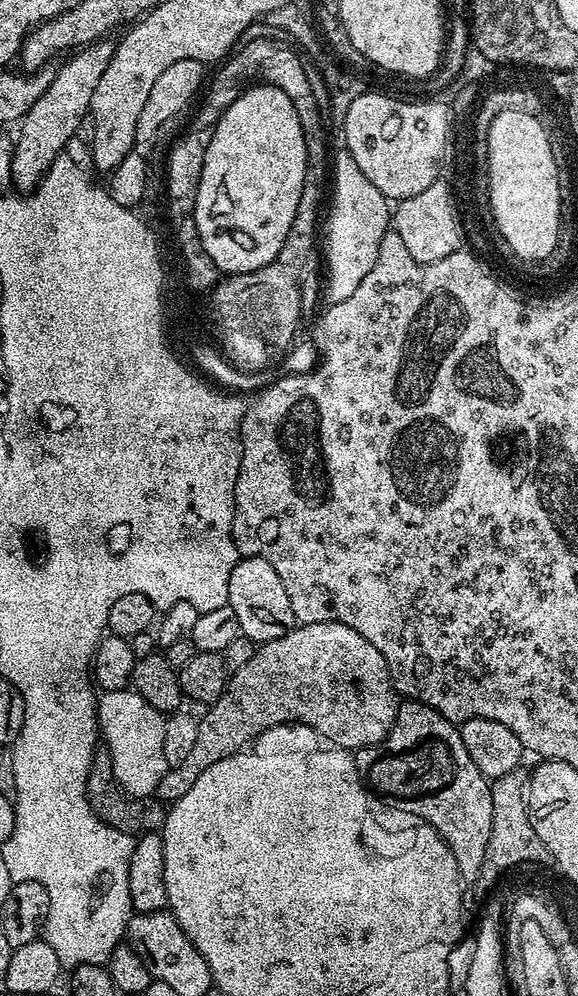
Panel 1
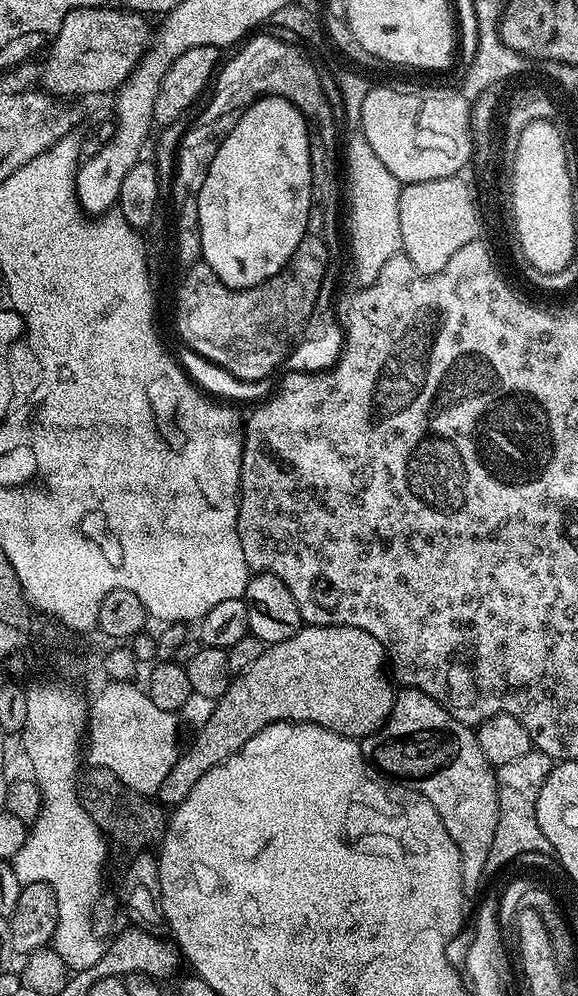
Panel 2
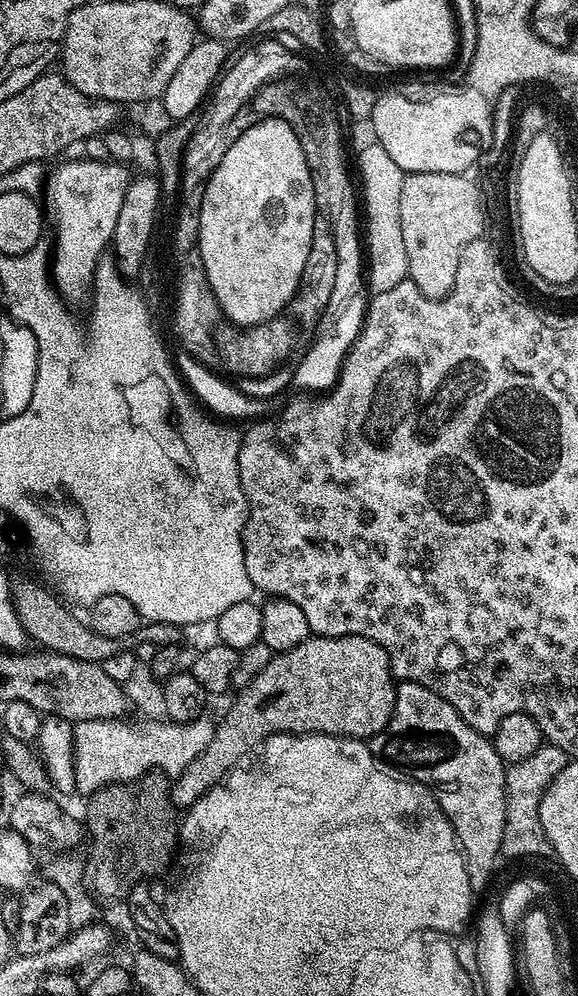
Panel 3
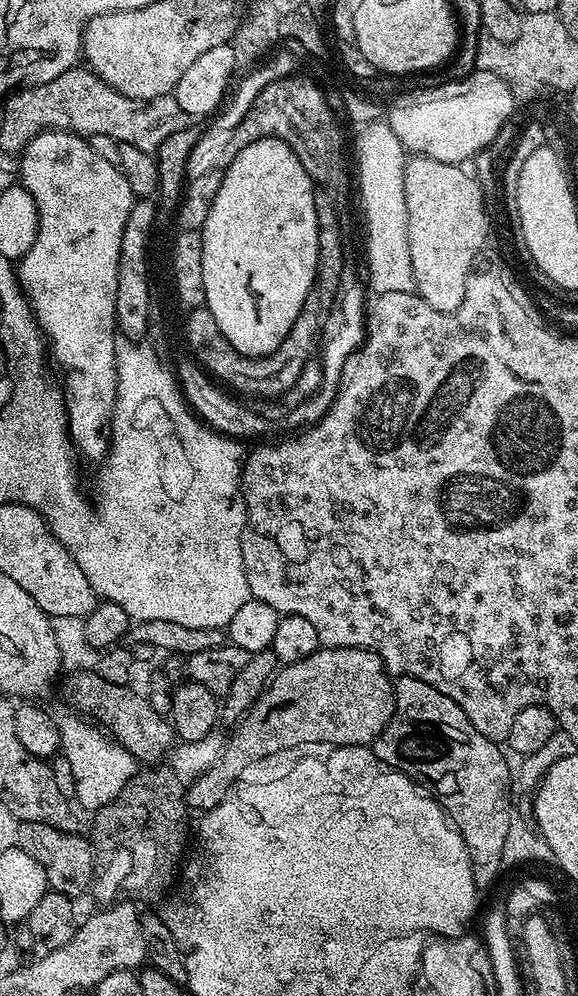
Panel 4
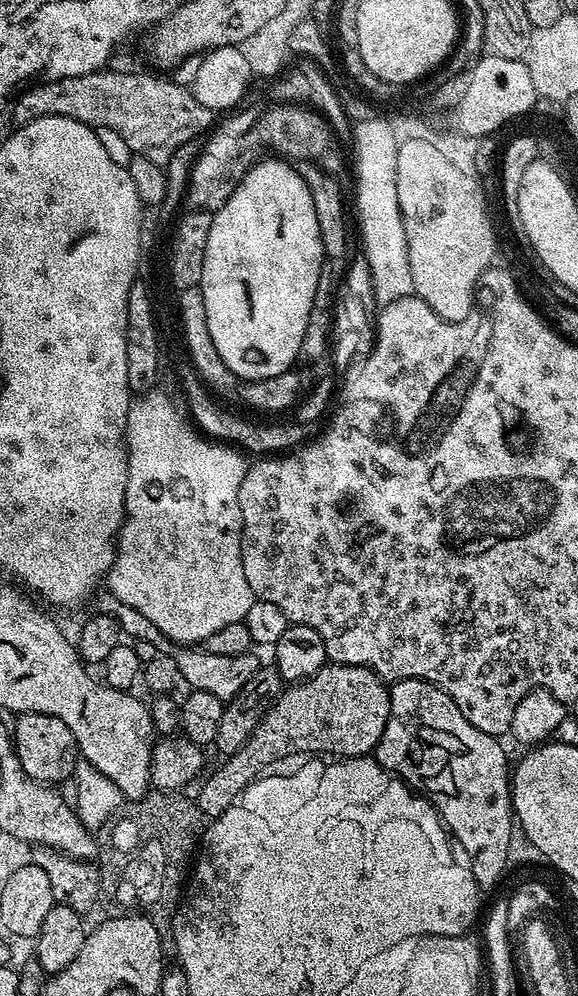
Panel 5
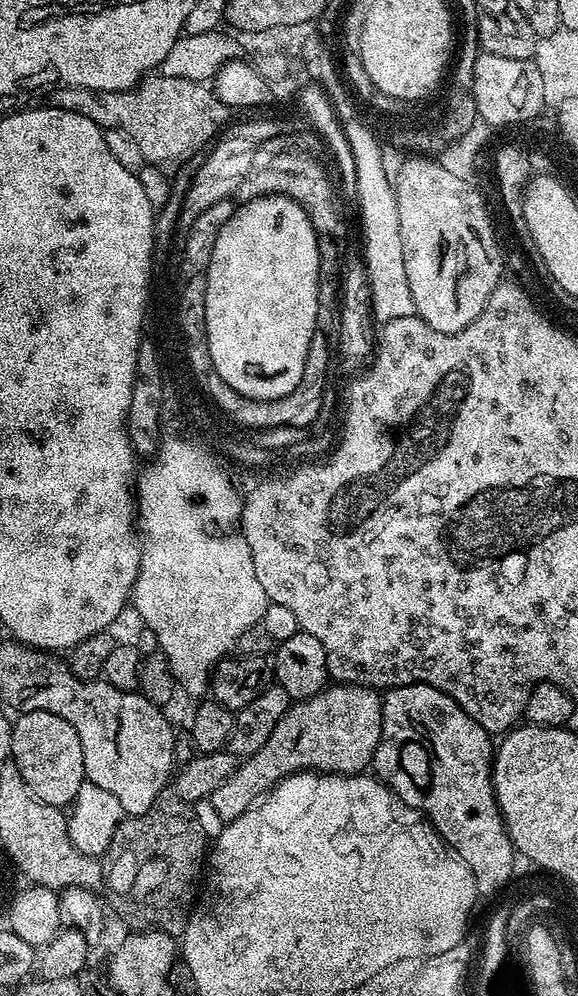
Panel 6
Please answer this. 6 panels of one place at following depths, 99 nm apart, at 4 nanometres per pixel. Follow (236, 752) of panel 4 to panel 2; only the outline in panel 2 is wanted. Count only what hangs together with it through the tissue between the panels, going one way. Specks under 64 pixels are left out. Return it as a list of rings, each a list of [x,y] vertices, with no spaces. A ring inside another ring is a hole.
[[[321,624],[301,626],[294,634],[294,638],[286,638],[286,642],[267,645],[262,654],[262,658],[258,658],[258,662],[254,662],[254,666],[250,666],[250,670],[246,670],[241,676],[235,677],[232,683],[229,684],[228,689],[220,695],[220,699],[216,701],[214,714],[210,714],[208,721],[195,733],[196,737],[193,738],[192,745],[190,745],[189,748],[187,745],[187,747],[181,751],[179,758],[177,758],[174,762],[174,766],[170,770],[170,774],[166,774],[166,779],[162,782],[158,793],[159,803],[164,806],[180,804],[186,798],[186,794],[190,794],[190,790],[194,790],[194,782],[198,782],[198,778],[202,778],[202,774],[214,770],[214,766],[218,766],[226,758],[230,758],[234,755],[242,746],[246,746],[246,742],[250,742],[250,738],[254,738],[254,734],[258,734],[258,730],[262,730],[271,724],[279,724],[281,722],[317,724],[318,726],[322,726],[325,732],[333,732],[339,736],[350,736],[353,738],[375,736],[376,731],[387,722],[388,716],[392,712],[394,687],[392,688],[391,683],[393,684],[393,681],[390,679],[390,672],[386,667],[385,650],[378,642],[378,638],[370,638],[370,634],[366,634],[366,630],[358,630],[354,626],[338,626],[337,624],[331,624],[330,626],[322,626]]]

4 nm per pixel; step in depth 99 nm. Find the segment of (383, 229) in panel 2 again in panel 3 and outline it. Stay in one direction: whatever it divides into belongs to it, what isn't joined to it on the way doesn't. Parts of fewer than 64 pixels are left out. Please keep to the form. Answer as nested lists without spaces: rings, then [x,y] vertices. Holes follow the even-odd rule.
[[[369,142],[360,152],[360,180],[364,183],[364,192],[362,188],[362,216],[366,221],[366,284],[373,293],[385,292],[391,290],[394,286],[398,286],[398,282],[408,279],[408,263],[406,262],[406,246],[402,243],[402,222],[400,221],[400,199],[402,198],[402,182],[406,173],[400,169],[398,162],[394,162],[394,158],[390,158],[390,154],[386,154],[386,150],[382,150],[382,146],[375,142]]]

